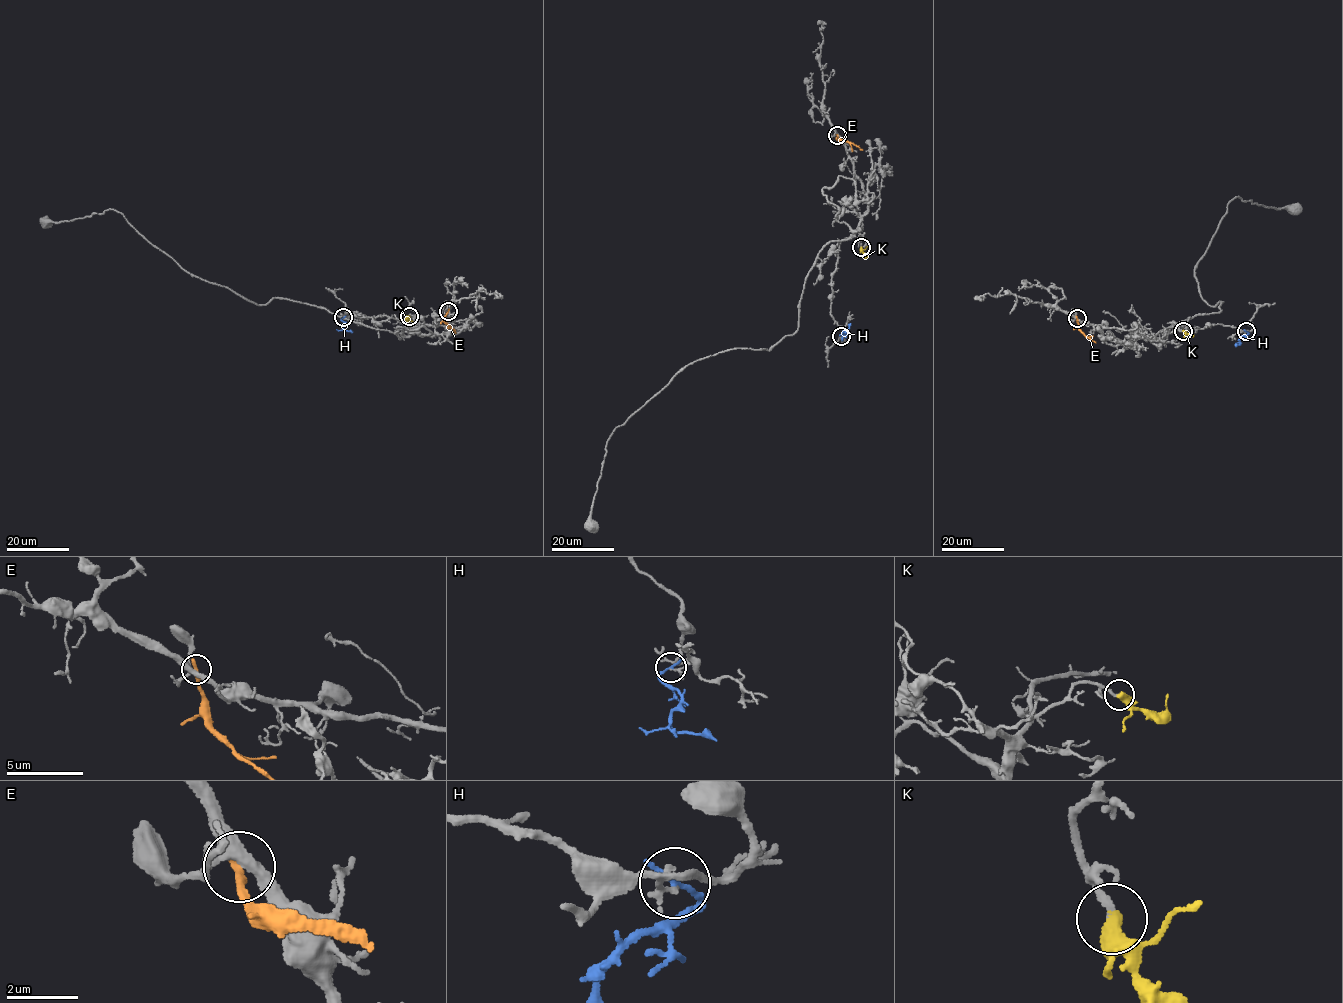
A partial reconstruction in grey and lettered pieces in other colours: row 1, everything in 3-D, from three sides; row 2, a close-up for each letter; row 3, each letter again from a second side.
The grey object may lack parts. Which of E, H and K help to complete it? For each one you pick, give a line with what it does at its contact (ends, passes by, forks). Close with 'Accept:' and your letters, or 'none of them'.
K: it passes by
Accept: K

